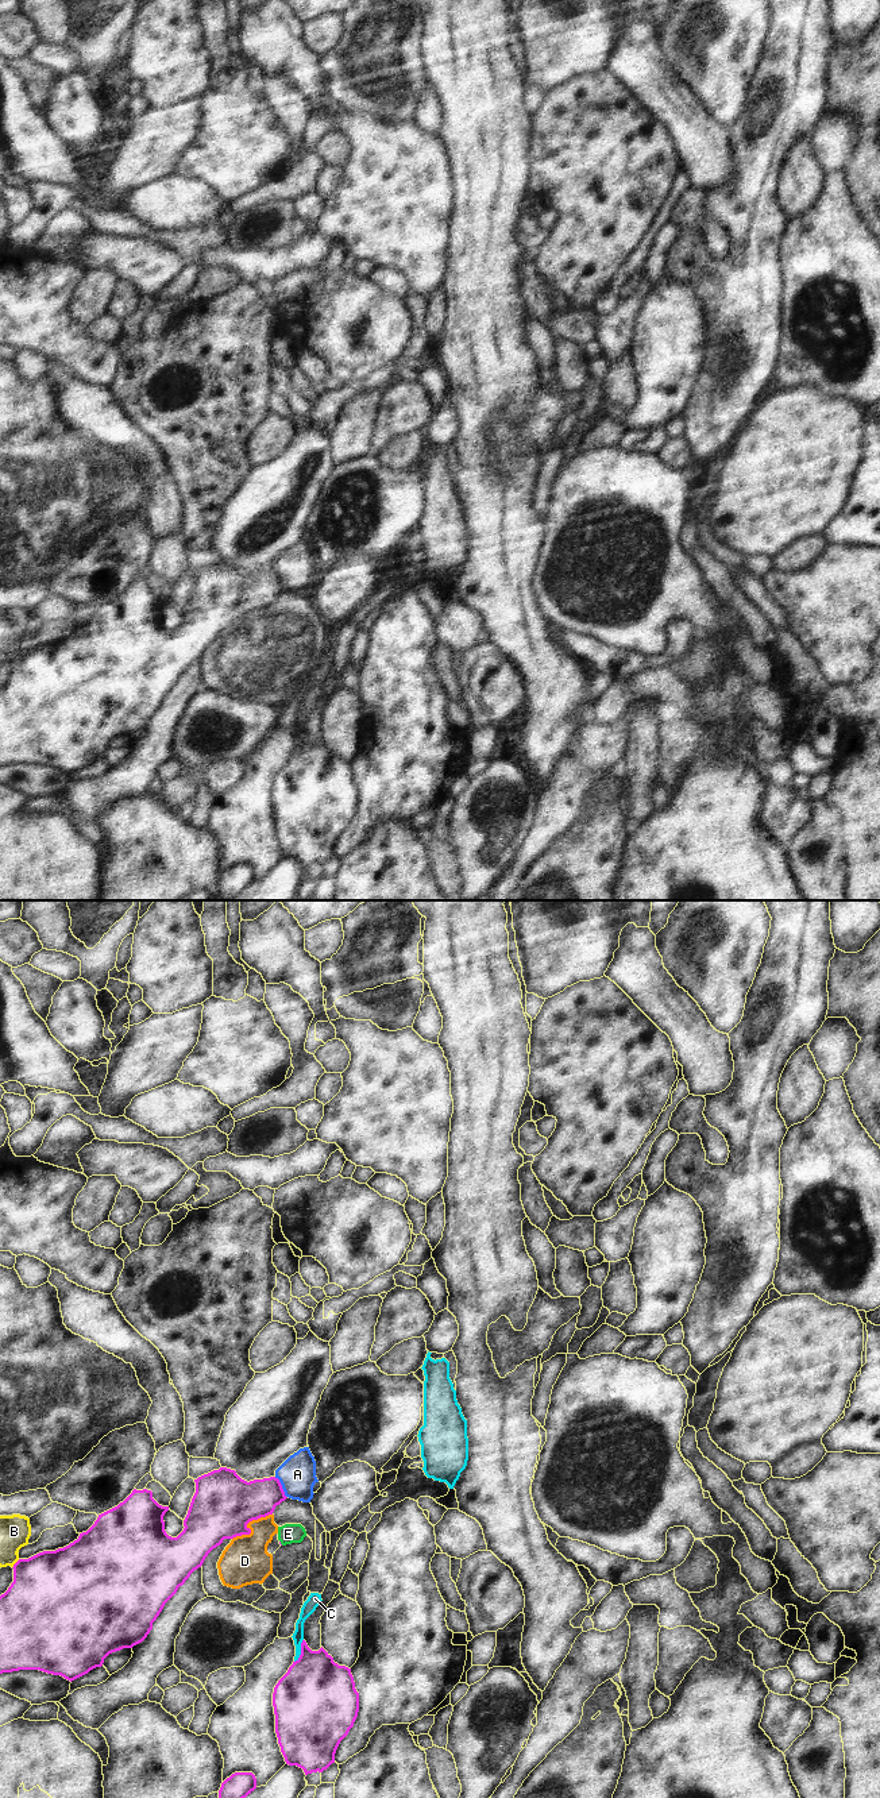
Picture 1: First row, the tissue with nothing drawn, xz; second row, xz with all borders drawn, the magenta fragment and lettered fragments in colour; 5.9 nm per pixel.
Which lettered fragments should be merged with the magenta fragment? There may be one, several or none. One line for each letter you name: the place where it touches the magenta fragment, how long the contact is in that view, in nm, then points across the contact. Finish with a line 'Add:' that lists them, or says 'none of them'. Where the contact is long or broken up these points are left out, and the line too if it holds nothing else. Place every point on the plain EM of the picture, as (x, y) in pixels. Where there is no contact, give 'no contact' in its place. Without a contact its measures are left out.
Add: none of them

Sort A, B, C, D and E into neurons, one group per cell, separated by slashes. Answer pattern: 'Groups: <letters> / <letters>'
Groups: A / B / C / D E.

